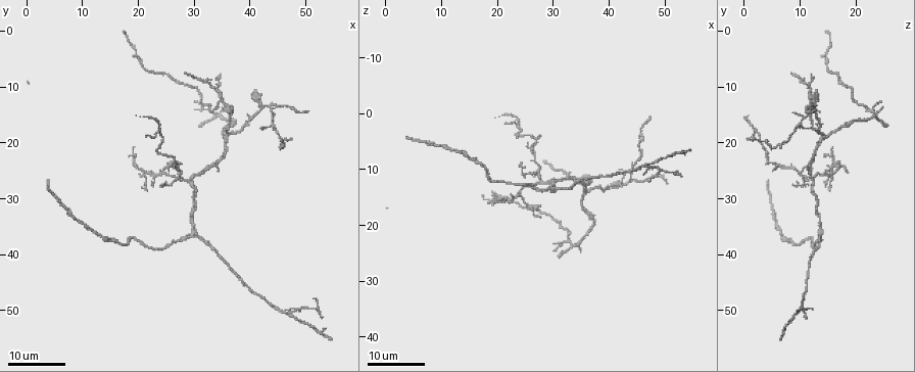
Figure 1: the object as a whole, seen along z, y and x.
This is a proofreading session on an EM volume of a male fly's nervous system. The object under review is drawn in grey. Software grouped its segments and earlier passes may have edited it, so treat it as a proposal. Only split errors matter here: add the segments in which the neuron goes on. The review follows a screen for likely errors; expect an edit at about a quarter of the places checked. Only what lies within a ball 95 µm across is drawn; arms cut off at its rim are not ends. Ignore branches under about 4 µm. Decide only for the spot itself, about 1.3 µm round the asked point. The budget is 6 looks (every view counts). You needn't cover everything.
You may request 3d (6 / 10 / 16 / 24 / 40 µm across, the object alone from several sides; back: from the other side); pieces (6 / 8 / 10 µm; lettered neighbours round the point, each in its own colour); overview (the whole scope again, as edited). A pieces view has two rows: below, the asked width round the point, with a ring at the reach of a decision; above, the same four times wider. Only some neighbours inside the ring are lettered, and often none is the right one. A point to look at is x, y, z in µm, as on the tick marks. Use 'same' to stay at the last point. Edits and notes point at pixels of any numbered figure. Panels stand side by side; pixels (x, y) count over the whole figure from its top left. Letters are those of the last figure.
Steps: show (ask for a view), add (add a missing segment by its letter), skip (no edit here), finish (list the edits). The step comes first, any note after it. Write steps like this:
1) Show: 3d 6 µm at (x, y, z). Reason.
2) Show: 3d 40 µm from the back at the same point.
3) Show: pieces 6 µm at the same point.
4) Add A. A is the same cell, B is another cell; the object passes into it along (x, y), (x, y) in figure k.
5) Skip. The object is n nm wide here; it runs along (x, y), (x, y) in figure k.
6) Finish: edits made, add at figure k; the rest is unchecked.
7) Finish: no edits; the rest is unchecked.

Show: 3d 24 µm at (31.0, 17.5, 26.0).

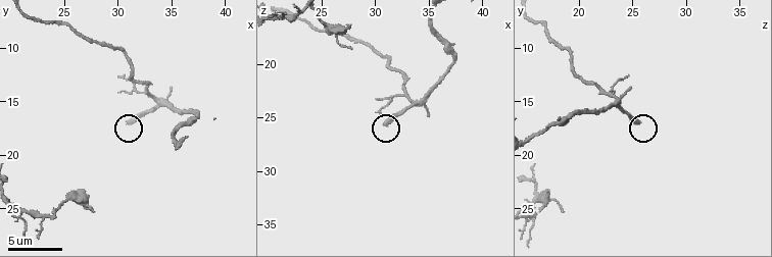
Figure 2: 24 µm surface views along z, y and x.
Show: pieces 8 µm at (31.2, 17.0, 25.6).

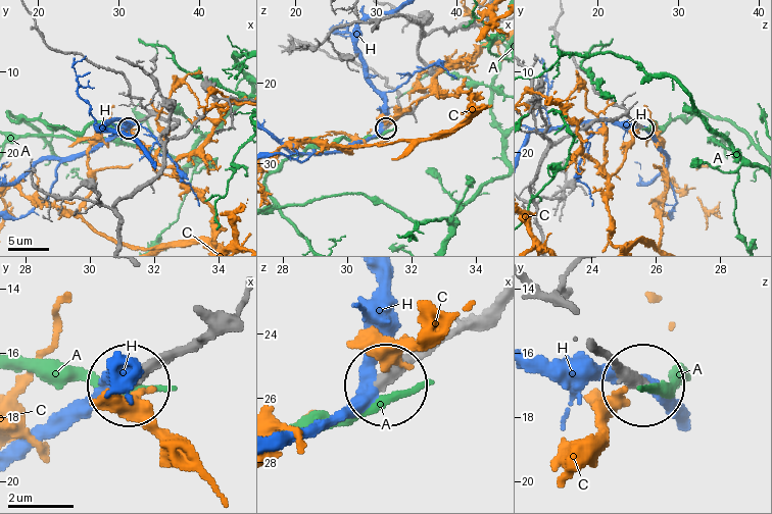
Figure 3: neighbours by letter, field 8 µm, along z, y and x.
Skip. A, C and H are other cells; it runs along (593, 349), (640, 379) in figure 3; none of them fits.

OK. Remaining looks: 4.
Show: pieces 8 µm at (34.8, 14.0, 24.8). Free end.

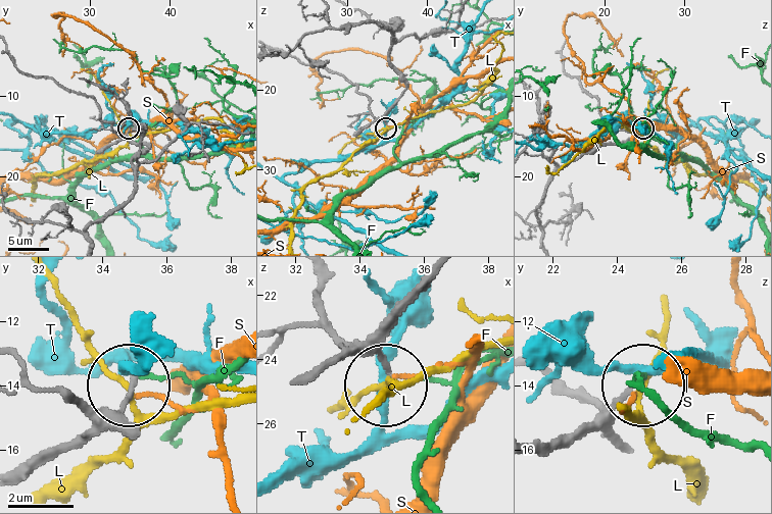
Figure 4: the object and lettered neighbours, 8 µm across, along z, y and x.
Skip. The object is 150 nm wide here; F, L, S and T are other cells; it runs along (136, 423), (125, 410), (133, 382) in figure 4; none of them fits.

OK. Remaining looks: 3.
Show: 3d 24 µm at (28.5, 8.0, 8.5). Thin end.

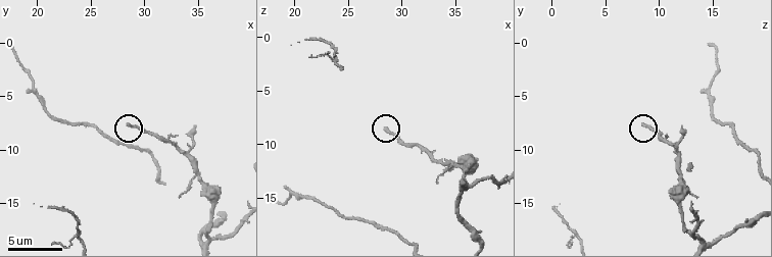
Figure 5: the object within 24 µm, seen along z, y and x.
Show: pieces 8 µm at (28.6, 7.6, 8.4). What lies round it.

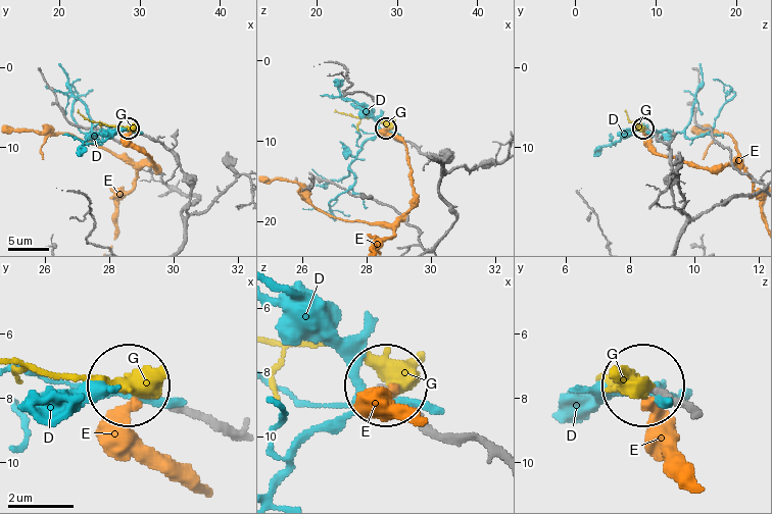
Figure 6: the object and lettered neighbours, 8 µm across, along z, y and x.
Skip. D, E and G are other cells; it runs along (693, 415), (647, 391) in figure 6; no lettered segment goes on from it.

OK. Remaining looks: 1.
Finish: no edits; the rest is unchecked.

